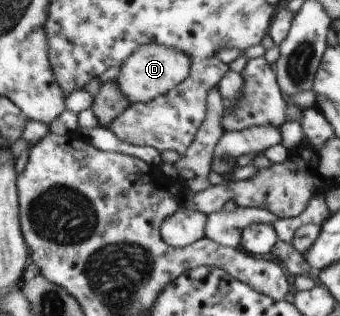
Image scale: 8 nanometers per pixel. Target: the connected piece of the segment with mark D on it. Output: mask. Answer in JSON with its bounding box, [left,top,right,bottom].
[115,43,192,103]

